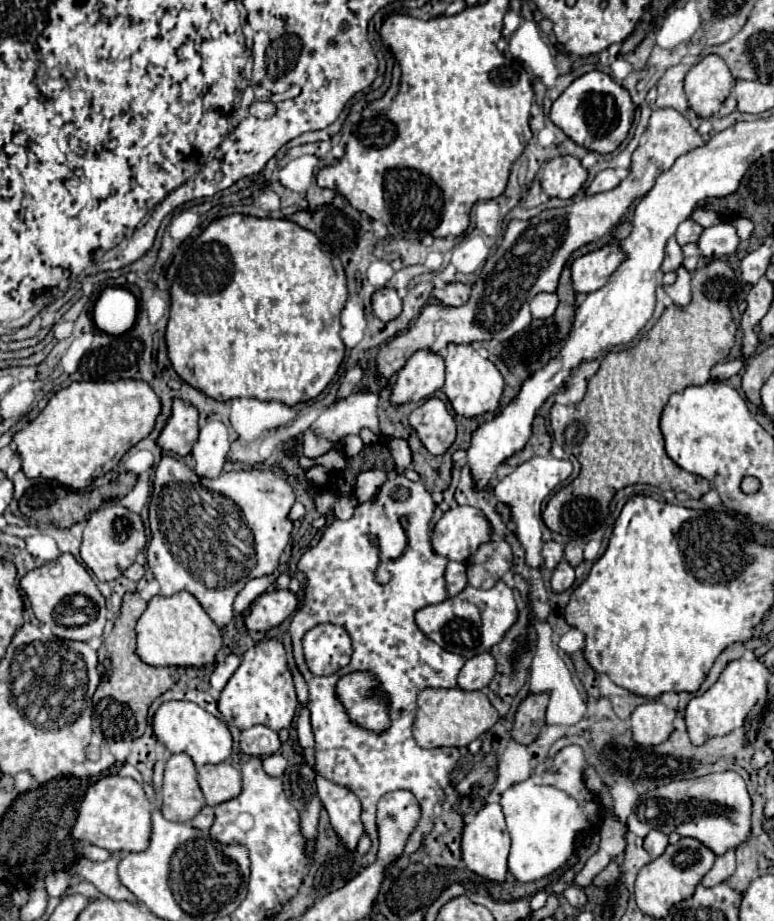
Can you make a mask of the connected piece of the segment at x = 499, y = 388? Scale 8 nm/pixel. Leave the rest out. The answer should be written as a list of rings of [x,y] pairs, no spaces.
[[[449,344],[445,354],[445,396],[449,398],[453,410],[461,416],[473,418],[485,412],[493,412],[499,406],[499,398],[503,392],[503,376],[495,368],[495,364],[483,358],[469,344]]]

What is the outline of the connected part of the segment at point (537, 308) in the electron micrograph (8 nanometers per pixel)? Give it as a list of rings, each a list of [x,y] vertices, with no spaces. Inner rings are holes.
[[[537,294],[531,302],[531,316],[537,320],[551,318],[557,308],[557,294]]]

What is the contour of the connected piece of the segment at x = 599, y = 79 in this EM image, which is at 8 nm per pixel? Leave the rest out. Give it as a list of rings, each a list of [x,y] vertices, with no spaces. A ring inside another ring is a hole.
[[[595,70],[573,80],[565,88],[565,92],[553,102],[549,116],[553,124],[559,126],[575,144],[599,154],[609,154],[617,150],[619,144],[627,138],[633,124],[633,112],[635,106],[629,92],[609,74]]]

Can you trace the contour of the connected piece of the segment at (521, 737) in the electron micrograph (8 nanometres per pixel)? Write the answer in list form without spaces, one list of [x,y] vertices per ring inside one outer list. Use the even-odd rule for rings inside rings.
[[[529,694],[517,708],[513,738],[519,744],[531,744],[539,730],[545,726],[545,708],[547,708],[547,694]]]

